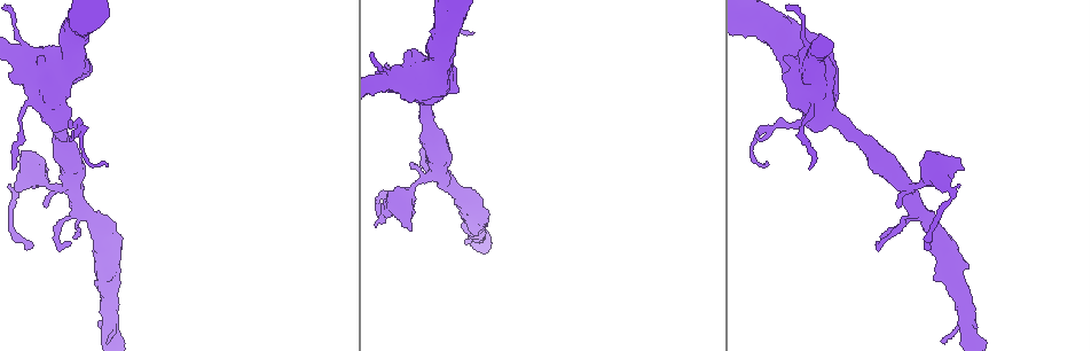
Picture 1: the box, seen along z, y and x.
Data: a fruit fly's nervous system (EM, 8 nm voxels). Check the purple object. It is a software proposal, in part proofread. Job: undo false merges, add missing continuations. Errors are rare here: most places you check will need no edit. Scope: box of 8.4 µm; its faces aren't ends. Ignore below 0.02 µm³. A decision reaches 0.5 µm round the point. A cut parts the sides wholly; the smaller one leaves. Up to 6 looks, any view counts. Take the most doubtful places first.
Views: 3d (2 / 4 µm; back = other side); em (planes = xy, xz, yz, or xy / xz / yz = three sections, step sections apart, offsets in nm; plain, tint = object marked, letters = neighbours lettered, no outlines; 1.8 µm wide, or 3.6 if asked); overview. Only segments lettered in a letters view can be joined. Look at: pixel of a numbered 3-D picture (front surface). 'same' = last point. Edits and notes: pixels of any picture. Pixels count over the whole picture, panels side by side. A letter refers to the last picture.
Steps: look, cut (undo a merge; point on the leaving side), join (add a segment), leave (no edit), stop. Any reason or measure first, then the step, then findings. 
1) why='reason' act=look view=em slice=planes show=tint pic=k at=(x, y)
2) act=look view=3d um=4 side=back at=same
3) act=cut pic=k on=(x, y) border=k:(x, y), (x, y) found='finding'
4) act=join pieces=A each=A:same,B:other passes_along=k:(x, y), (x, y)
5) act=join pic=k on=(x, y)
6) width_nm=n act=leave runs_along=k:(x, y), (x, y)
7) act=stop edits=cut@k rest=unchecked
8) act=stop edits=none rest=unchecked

act=look view=em slice=yz step=8 show=letters pic=1 at=(106, 165)

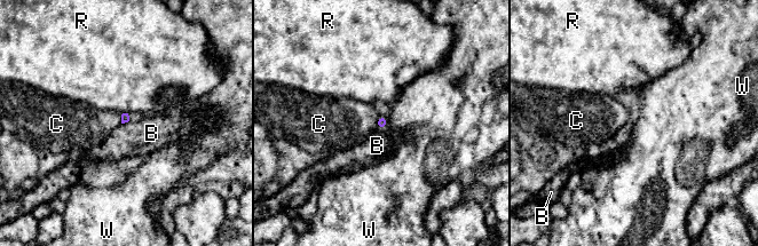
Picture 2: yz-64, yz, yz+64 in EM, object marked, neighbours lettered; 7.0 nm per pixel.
why='another direction' act=look view=em slice=planes show=letters at=same

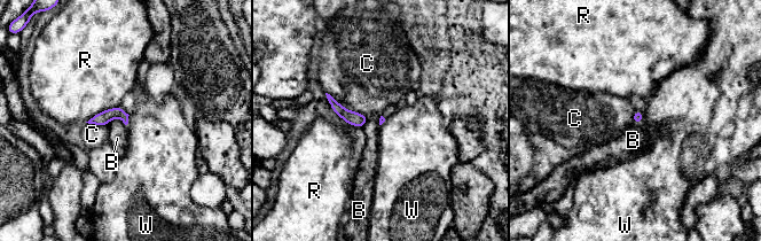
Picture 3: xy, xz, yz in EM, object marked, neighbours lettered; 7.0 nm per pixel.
act=leave each=B:other,C:other,R:other,W:other border=3:(107, 124), (118, 117), (125, 125) found='none of them fits'

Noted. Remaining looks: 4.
why='sudden change in width' act=look view=3d um=4 pic=1 at=(55, 113)

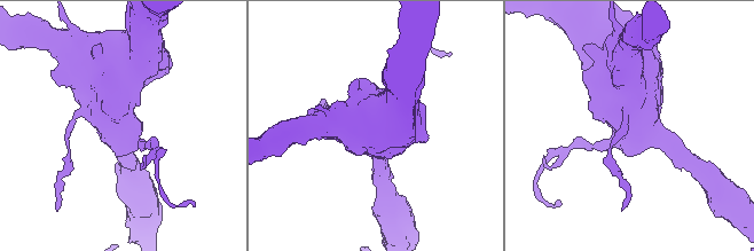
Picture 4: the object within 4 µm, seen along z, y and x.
act=look view=em um=3.6 slice=yz step=4 show=tint pic=4 at=(116, 128)

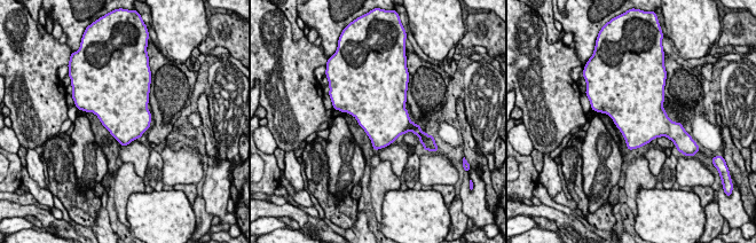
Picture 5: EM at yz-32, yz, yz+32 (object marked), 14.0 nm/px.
why='another direction' act=look view=em um=3.6 slice=planes show=letters at=same

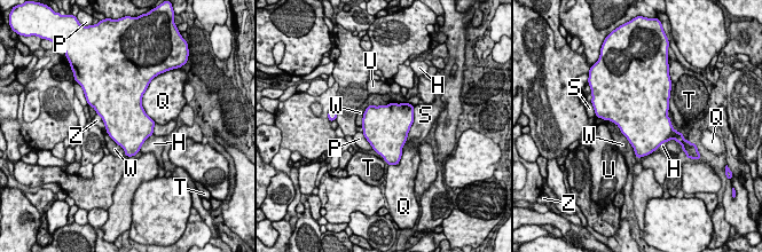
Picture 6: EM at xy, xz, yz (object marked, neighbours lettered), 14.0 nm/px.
act=leave each=H:other,P:other,Q:other,S:other,T:other,U:other,W:other,Z:other border=6:(606, 119), (618, 126), (637, 157) found='one cell here'

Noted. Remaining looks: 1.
act=stop edits=none rest=unchecked

